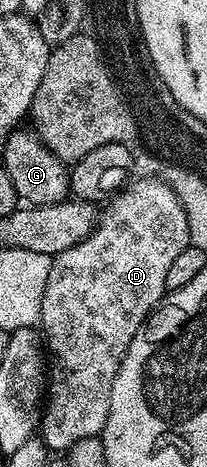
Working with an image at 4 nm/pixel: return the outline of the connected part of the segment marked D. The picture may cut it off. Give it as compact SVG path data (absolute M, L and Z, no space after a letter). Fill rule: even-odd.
M161 179L133 180L131 184L121 189L107 202L106 208L108 210L105 213L103 210L99 214L96 227L86 240L56 254L52 258L50 279L46 283L46 291L43 295L39 328L42 330L43 340L46 342L46 353L50 358L50 372L46 377L46 404L42 409L38 433L44 444L52 451L56 451L56 449L67 451L71 449L74 443L78 443L82 439L100 437L103 434L108 412L110 411L110 391L114 387L114 375L118 375L118 367L122 363L134 339L134 335L139 331L140 326L148 320L148 314L165 300L167 290L166 275L169 274L169 268L173 266L174 259L178 258L178 255L181 255L182 251L189 247L186 211L182 207L178 195L174 195L172 188Z

